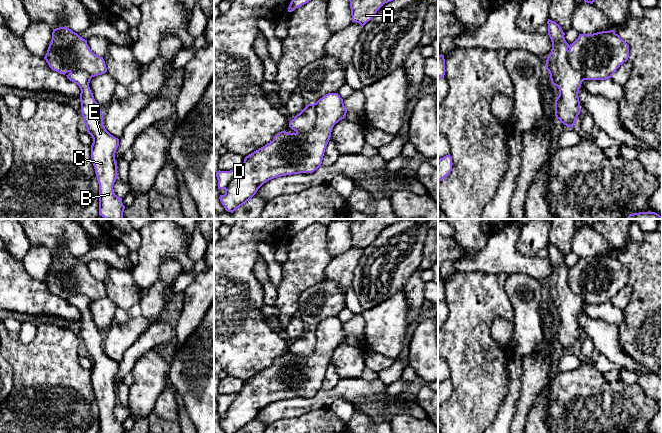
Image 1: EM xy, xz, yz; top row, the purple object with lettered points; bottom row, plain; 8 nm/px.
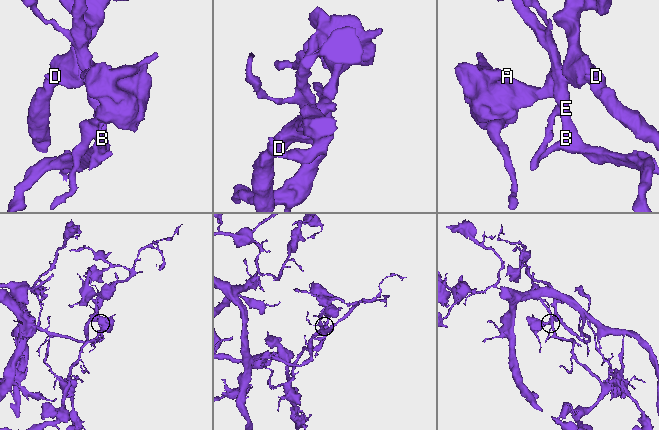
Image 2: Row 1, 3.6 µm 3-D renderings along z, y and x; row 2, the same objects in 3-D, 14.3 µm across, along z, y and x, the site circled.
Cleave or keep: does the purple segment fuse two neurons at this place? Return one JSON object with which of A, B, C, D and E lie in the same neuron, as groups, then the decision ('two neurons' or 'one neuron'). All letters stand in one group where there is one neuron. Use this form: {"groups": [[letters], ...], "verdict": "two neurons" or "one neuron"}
{"groups": [["A", "D"], ["B", "C", "E"]], "verdict": "two neurons"}

